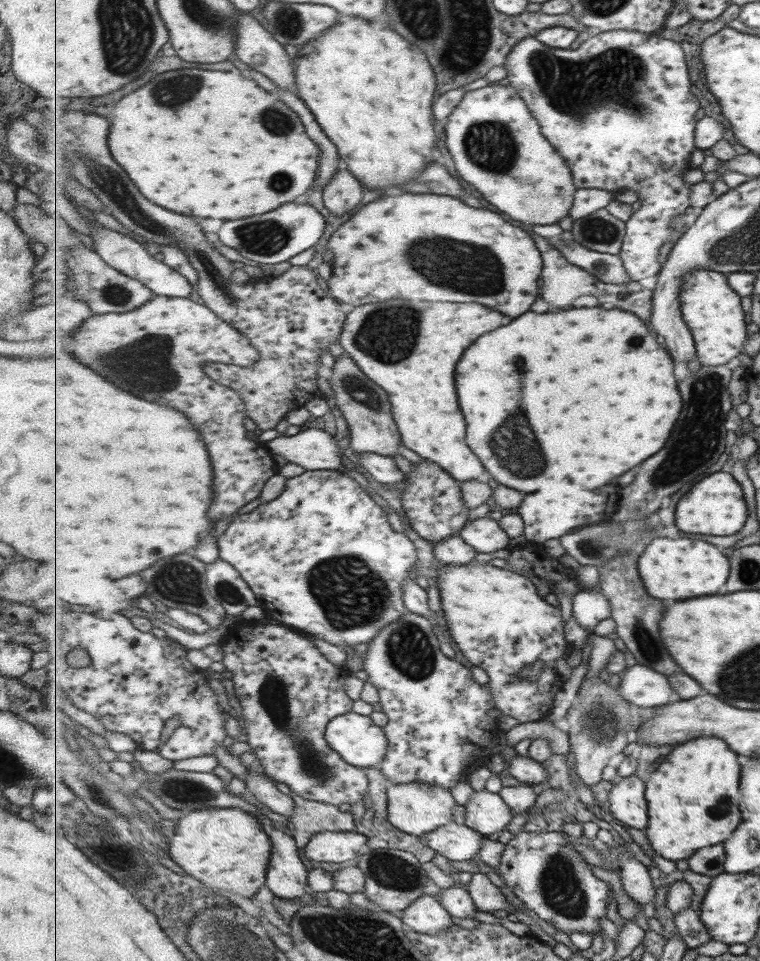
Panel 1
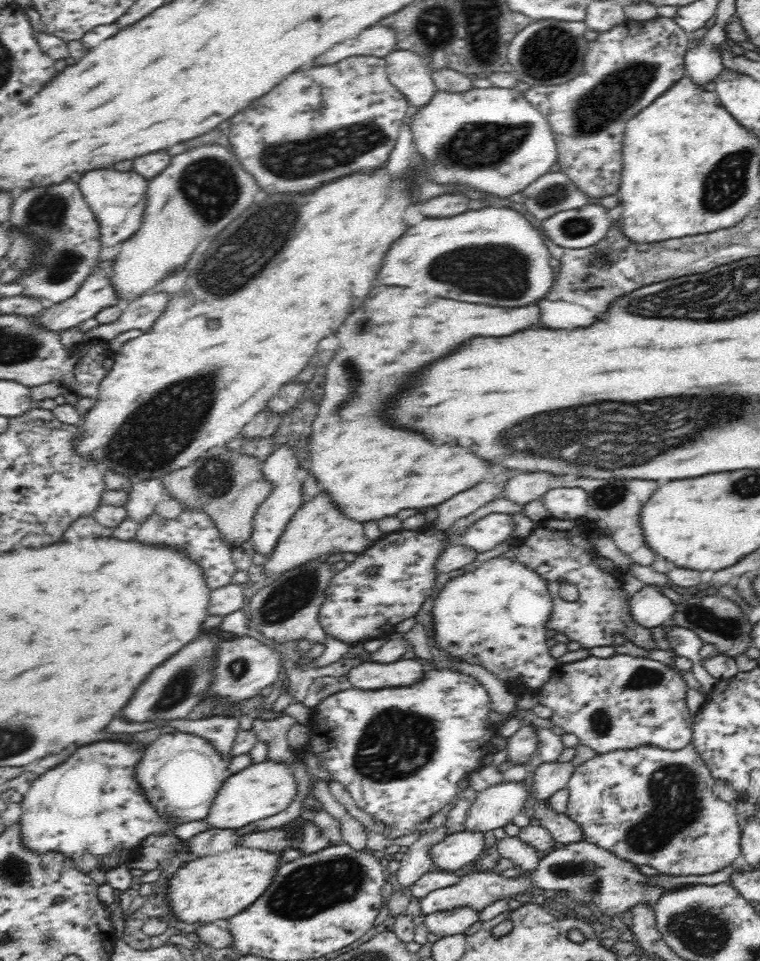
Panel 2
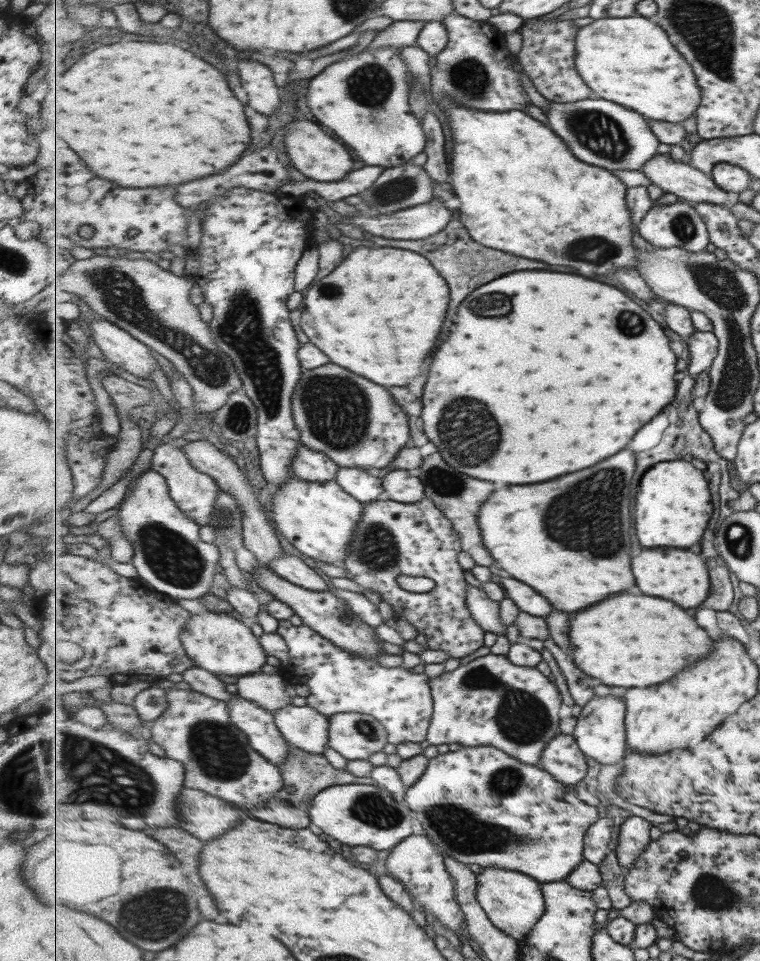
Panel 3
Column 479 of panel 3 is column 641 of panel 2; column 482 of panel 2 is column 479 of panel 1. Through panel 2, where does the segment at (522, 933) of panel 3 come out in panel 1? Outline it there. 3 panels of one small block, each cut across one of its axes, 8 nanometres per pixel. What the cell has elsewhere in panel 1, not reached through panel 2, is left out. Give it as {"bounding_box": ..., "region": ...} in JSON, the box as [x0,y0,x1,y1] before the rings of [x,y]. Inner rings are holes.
{"bounding_box":[467,872,509,914],"region":[[[478,872],[472,876],[467,890],[475,901],[477,909],[481,912],[491,914],[503,908],[509,908],[507,898],[503,896],[500,888],[497,888],[485,874]]]}

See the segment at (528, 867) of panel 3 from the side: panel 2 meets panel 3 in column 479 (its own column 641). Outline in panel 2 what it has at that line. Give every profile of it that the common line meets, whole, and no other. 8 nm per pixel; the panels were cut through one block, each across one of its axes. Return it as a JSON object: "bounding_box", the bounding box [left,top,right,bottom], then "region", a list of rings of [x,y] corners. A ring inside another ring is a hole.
{"bounding_box":[567,742,743,880],"region":[[[693,742],[686,744],[681,749],[666,750],[658,747],[638,747],[633,749],[622,749],[614,752],[599,753],[595,757],[584,761],[576,767],[573,777],[568,781],[569,801],[567,802],[567,815],[574,822],[577,822],[584,831],[585,841],[599,848],[606,849],[614,854],[619,860],[630,862],[635,866],[647,865],[655,868],[660,873],[673,876],[691,876],[697,880],[706,874],[714,874],[723,868],[741,861],[741,834],[743,827],[738,823],[736,807],[733,802],[728,803],[720,800],[712,793],[712,785],[715,782],[713,773],[708,767],[704,757],[701,756],[700,749]]]}

